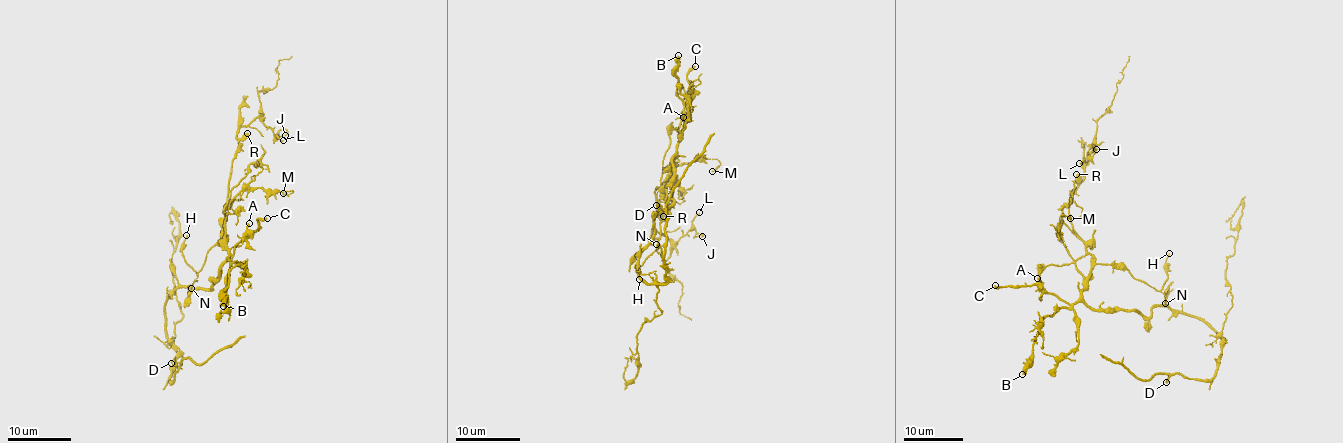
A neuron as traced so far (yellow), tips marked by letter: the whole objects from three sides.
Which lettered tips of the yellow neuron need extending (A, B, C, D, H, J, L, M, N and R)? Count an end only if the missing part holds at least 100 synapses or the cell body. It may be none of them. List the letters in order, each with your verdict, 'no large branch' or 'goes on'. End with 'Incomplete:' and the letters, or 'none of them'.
A: no large branch
B: no large branch
C: goes on
D: no large branch
H: no large branch
J: no large branch
L: no large branch
M: no large branch
N: no large branch
R: no large branch
Incomplete: C

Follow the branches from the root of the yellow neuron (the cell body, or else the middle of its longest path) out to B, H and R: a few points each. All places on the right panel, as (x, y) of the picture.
B: (1118, 309), (1095, 309), (1075, 301), (1067, 308), (1059, 308), (1040, 324), (1030, 363), (1022, 374)
H: (1118, 309), (1086, 305), (1081, 288), (1090, 269), (1125, 265), (1159, 291), (1169, 253)
R: (1118, 309), (1089, 308), (1081, 295), (1093, 255), (1074, 230), (1069, 212), (1078, 184), (1076, 174)

